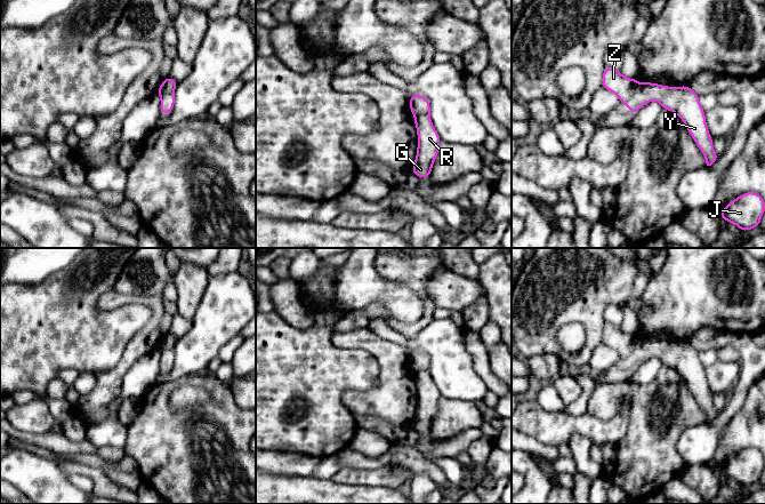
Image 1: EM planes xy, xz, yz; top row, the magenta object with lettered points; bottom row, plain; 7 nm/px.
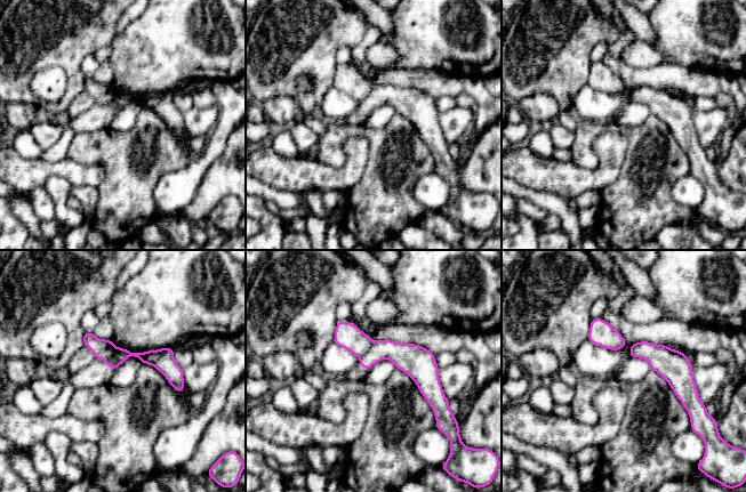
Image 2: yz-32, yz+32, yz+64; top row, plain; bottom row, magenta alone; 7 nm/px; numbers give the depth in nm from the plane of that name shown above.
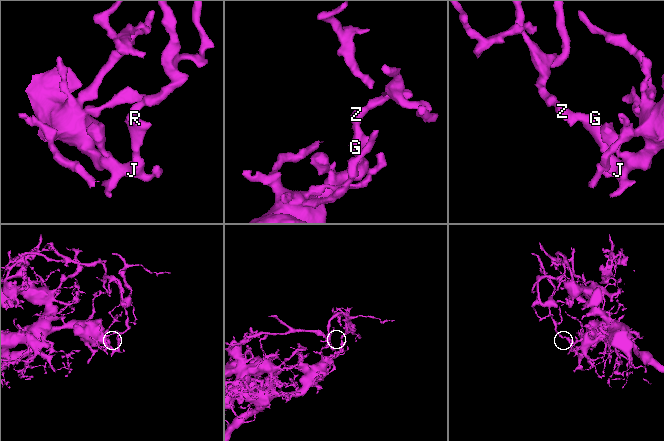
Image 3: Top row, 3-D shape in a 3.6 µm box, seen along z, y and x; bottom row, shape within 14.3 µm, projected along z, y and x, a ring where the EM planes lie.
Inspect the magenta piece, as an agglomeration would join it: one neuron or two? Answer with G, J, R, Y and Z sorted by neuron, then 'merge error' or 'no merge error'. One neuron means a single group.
G J R Y / Z; merge error

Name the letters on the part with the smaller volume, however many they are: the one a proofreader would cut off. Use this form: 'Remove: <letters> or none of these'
Remove: Z

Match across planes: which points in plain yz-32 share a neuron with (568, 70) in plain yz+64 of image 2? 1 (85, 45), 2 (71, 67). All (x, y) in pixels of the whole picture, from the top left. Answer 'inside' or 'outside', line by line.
1: inside
2: inside

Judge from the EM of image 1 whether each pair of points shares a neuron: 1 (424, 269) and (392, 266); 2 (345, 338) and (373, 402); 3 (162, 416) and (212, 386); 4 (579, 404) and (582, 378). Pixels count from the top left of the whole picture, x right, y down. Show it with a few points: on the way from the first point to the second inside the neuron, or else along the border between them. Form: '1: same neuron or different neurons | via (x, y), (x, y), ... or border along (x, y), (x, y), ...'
1: same neuron | via (416, 269), (400, 269)
2: same neuron | via (365, 340), (386, 359), (386, 382)
3: same neuron | via (178, 418), (196, 418), (212, 402)
4: same neuron | via (582, 398), (585, 396), (585, 384)

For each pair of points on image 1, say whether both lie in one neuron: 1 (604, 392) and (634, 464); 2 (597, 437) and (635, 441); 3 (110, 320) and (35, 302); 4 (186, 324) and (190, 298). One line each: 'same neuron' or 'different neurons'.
1: same neuron
2: different neurons
3: same neuron
4: different neurons

